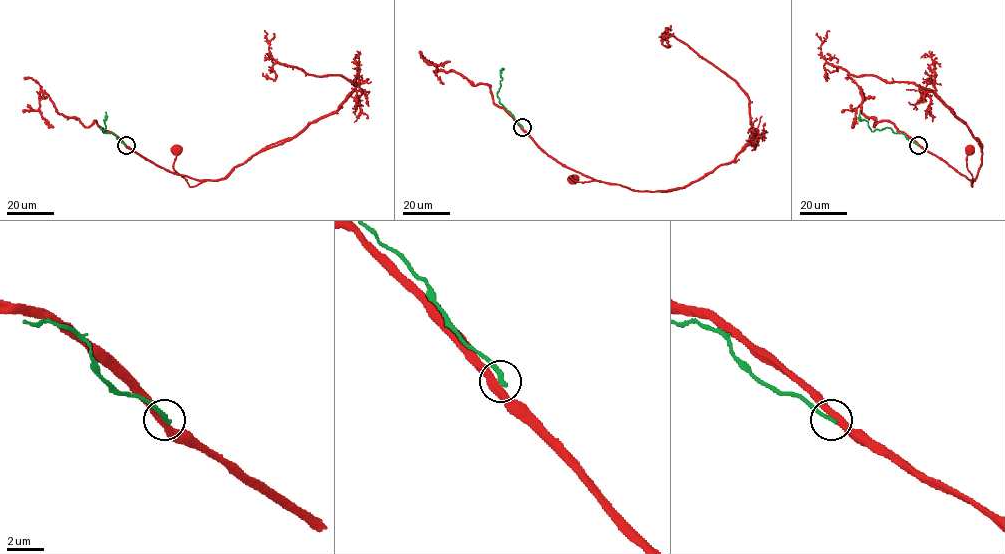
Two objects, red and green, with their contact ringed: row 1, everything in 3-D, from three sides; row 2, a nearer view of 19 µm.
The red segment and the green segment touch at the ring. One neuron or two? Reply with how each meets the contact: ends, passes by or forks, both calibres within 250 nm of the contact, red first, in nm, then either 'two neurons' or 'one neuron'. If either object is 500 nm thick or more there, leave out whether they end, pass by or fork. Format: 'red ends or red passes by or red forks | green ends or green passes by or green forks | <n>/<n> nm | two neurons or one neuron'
red passes by | green ends | 400/240 nm | two neurons

